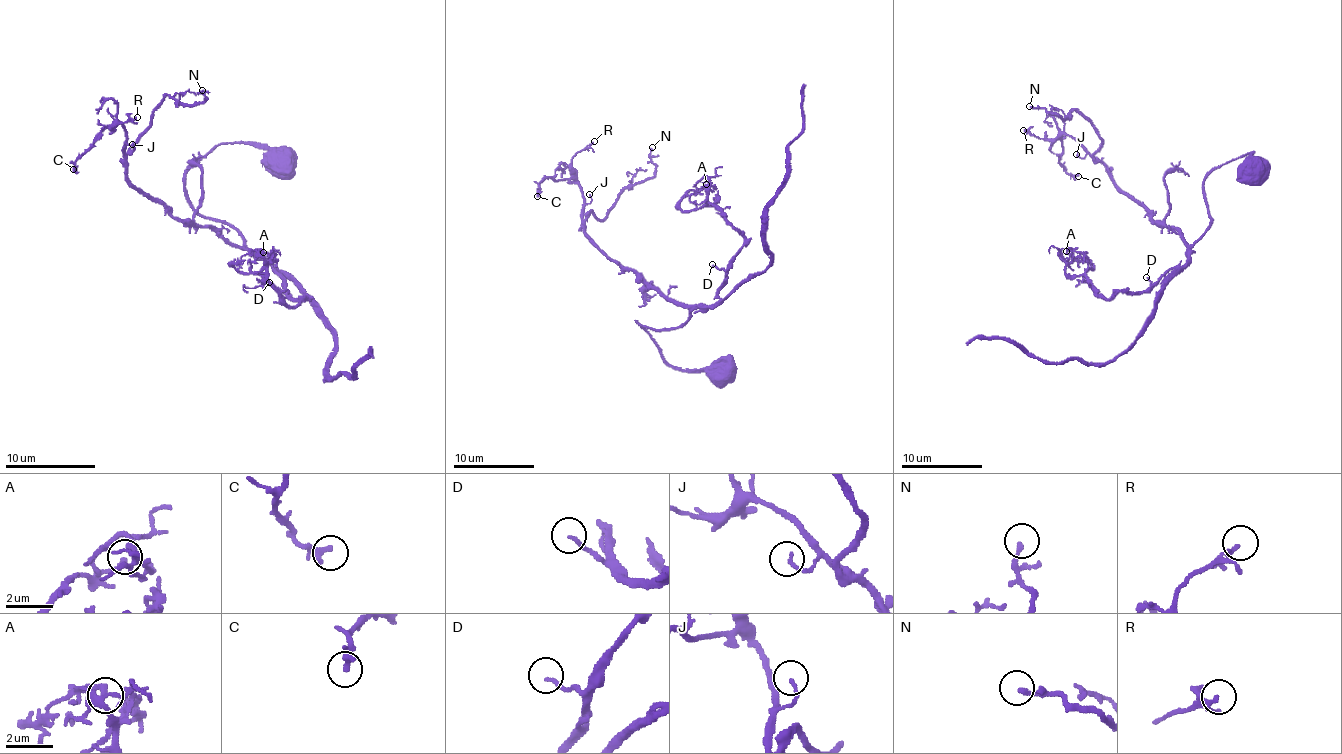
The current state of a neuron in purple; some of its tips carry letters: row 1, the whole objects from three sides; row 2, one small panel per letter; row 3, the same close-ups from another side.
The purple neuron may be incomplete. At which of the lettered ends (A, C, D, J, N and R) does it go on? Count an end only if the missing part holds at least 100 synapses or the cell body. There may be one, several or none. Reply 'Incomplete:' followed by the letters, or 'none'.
Incomplete: none

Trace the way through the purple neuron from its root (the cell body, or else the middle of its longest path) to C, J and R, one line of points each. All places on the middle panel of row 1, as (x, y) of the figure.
C: (718, 371), (664, 359), (638, 321), (678, 329), (688, 308), (585, 234), (575, 184), (545, 178), (537, 196)
J: (718, 371), (674, 369), (664, 359), (638, 321), (678, 329), (688, 308), (585, 234), (589, 194)
R: (718, 371), (674, 369), (664, 359), (638, 321), (678, 329), (688, 308), (585, 234), (571, 160), (594, 141)

